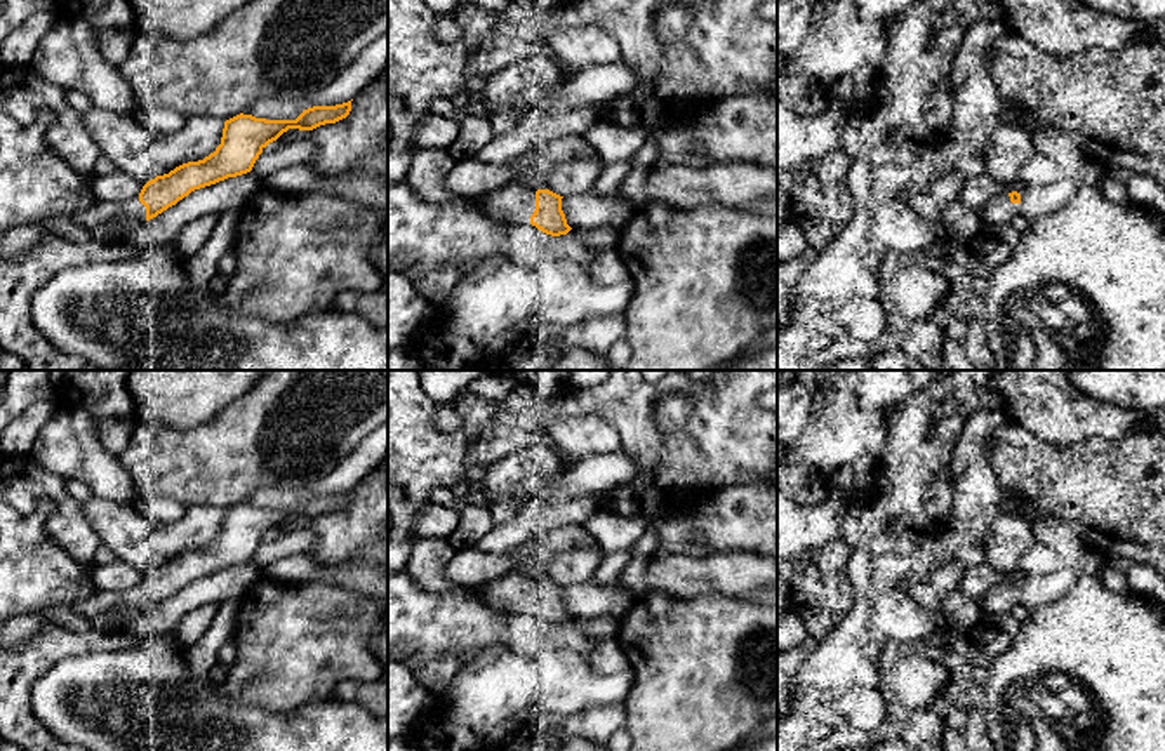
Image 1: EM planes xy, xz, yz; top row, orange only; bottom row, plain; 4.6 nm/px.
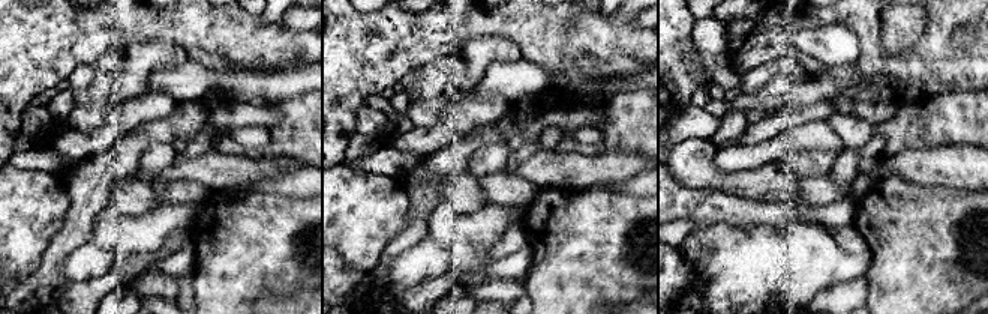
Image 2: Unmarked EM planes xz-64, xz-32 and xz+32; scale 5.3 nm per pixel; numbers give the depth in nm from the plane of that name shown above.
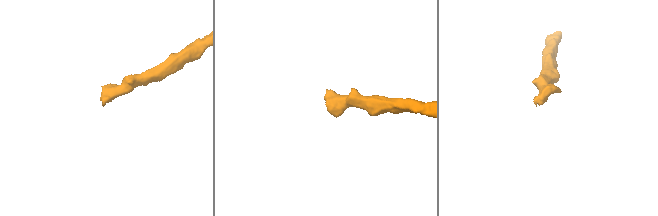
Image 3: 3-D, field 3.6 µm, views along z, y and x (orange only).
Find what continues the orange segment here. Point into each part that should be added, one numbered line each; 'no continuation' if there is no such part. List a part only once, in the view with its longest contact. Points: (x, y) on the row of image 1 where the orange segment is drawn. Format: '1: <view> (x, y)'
1: xz (513, 202)

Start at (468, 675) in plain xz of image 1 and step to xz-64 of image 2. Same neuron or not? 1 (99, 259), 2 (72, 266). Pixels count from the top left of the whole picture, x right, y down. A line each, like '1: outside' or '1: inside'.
1: inside
2: inside

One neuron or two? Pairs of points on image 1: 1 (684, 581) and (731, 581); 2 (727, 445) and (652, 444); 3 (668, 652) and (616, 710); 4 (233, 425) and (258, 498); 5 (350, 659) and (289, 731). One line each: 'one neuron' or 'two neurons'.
1: one neuron
2: one neuron
3: two neurons
4: two neurons
5: two neurons

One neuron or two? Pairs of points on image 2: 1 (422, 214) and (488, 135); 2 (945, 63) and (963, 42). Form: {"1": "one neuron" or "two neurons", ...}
{"1": "one neuron", "2": "two neurons"}

